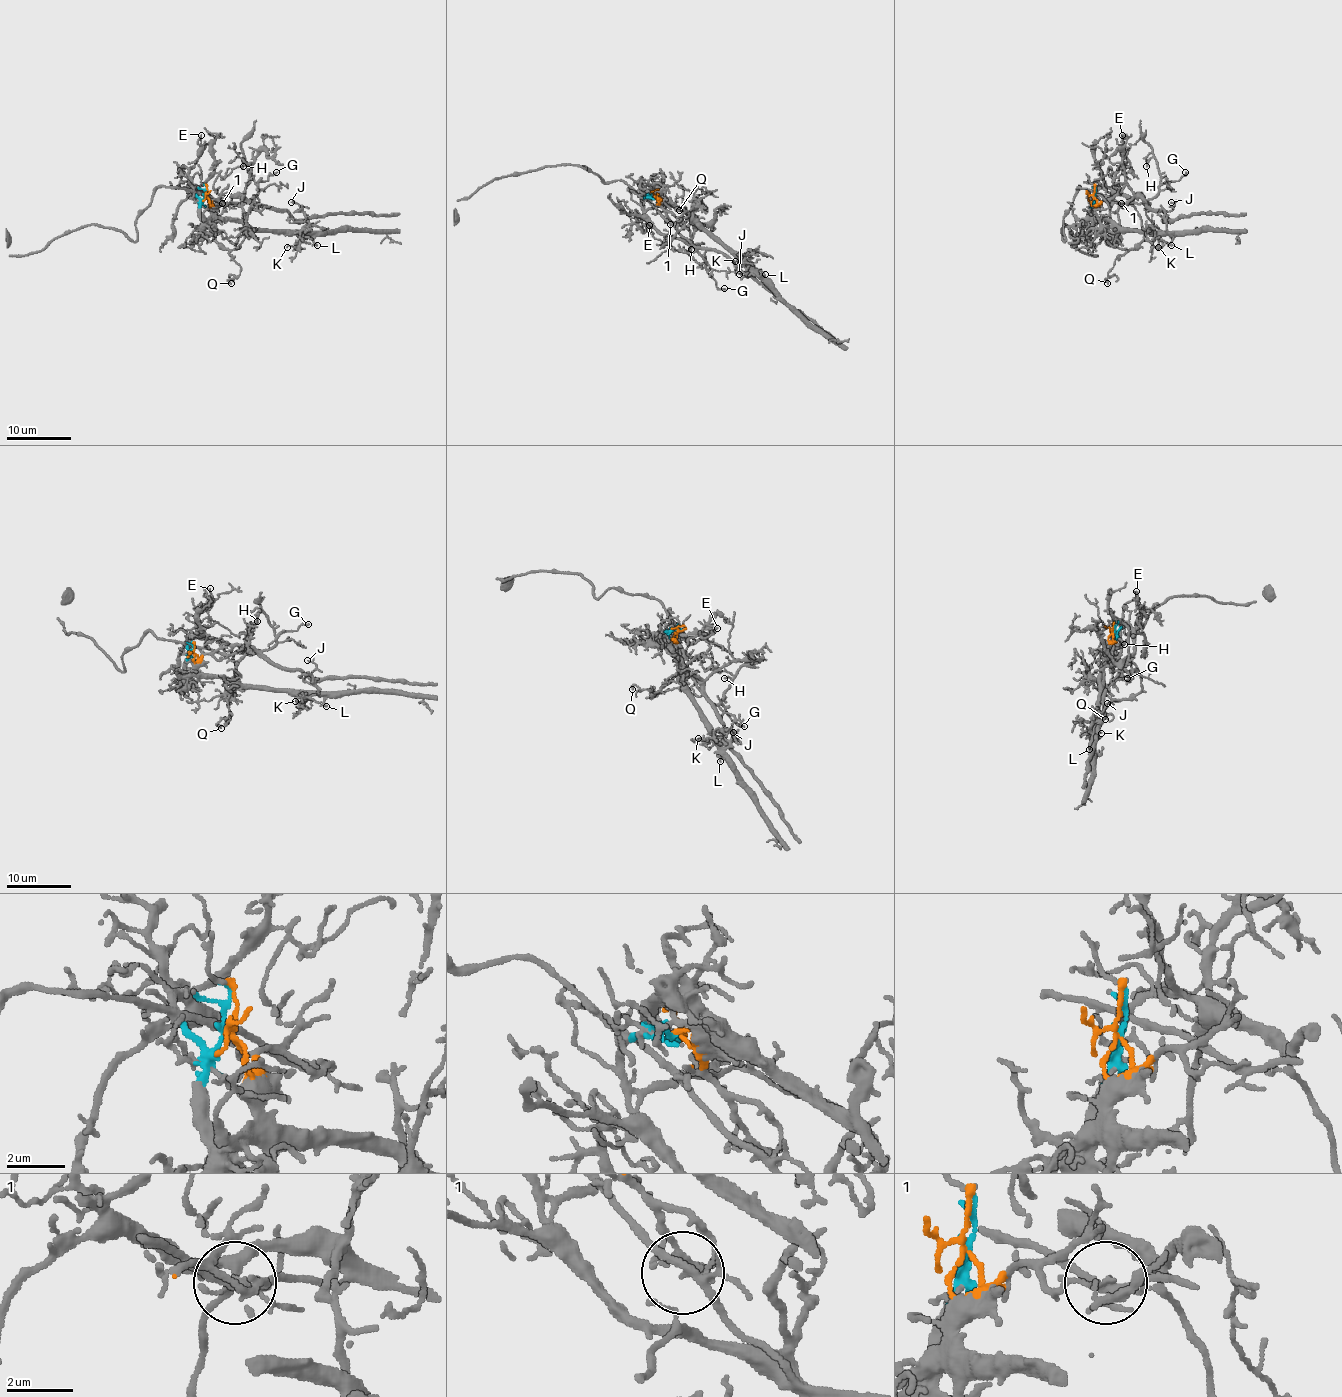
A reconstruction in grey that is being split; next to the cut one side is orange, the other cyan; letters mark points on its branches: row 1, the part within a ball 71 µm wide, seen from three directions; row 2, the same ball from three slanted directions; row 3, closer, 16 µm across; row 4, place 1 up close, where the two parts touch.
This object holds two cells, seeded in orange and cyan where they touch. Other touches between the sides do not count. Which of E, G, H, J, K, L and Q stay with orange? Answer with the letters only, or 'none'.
J, K, L

